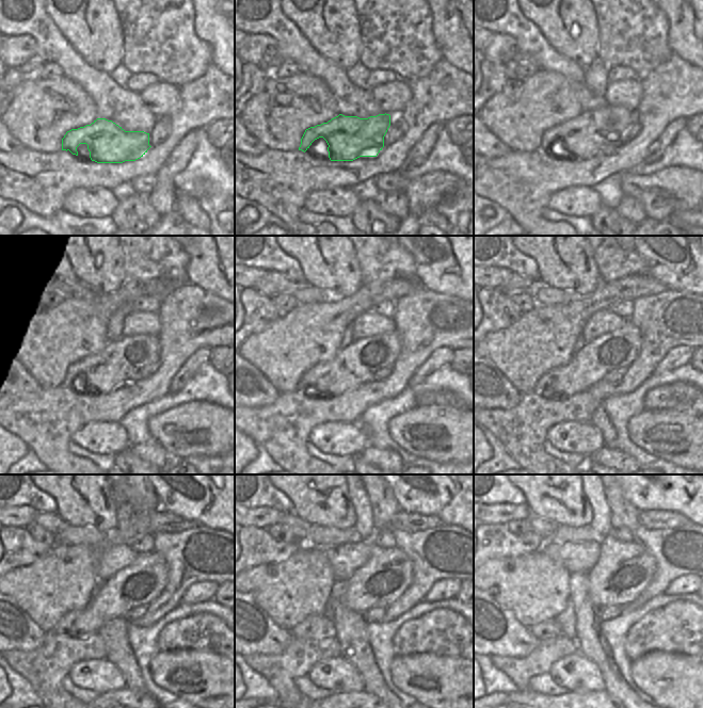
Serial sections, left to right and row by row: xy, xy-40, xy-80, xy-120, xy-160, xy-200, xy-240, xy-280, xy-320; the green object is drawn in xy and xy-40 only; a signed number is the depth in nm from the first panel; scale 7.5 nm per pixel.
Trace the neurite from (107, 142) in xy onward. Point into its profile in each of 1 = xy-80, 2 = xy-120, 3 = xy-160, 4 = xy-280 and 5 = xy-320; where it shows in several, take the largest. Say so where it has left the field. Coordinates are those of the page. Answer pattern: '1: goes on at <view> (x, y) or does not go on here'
1: goes on at xy-80 (598, 131)
2: goes on at xy-120 (117, 364)
3: goes on at xy-160 (357, 363)
4: goes on at xy-280 (387, 573)
5: goes on at xy-320 (623, 572)

